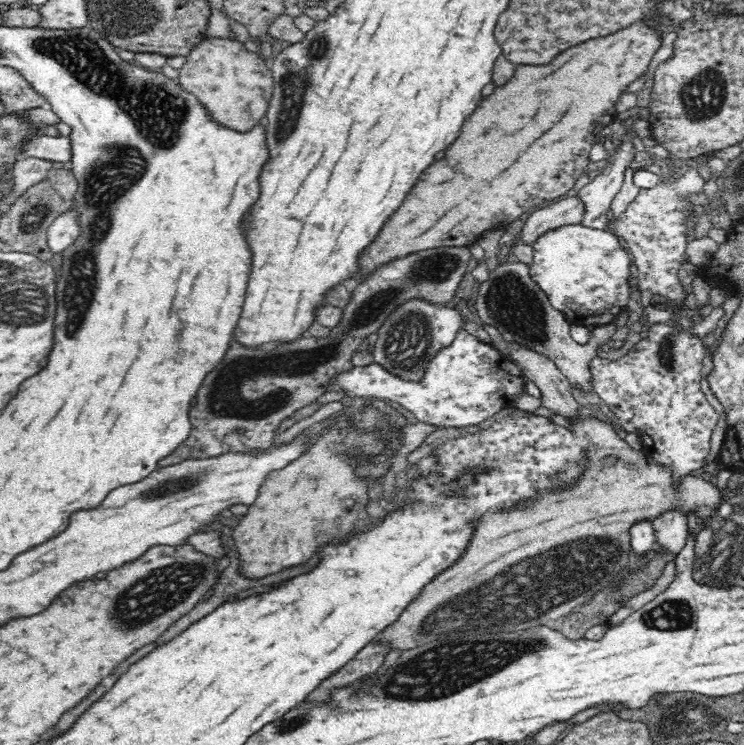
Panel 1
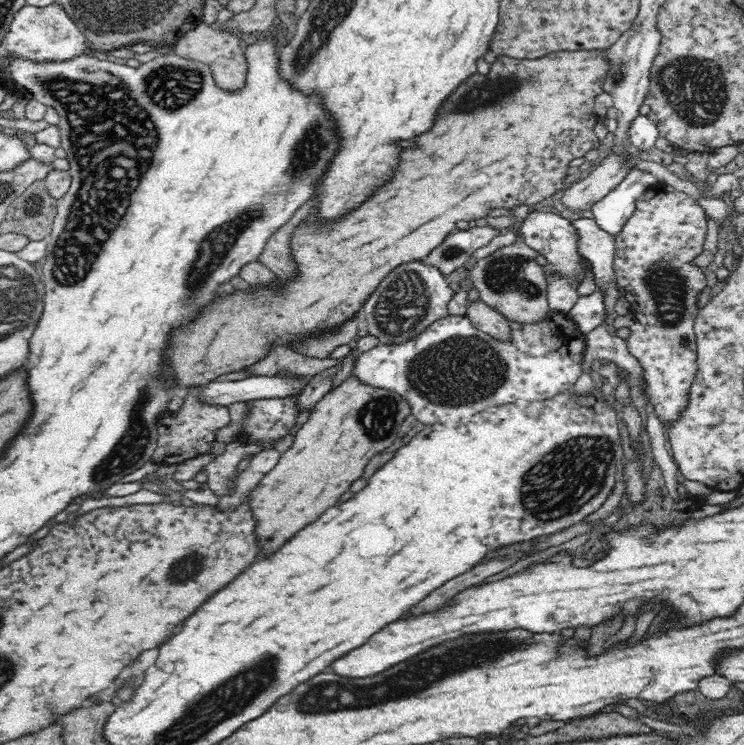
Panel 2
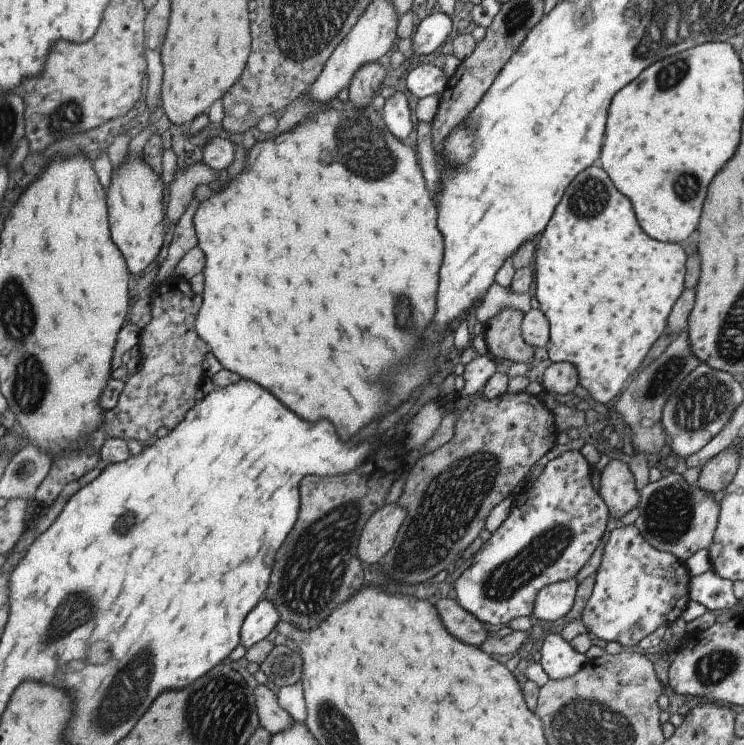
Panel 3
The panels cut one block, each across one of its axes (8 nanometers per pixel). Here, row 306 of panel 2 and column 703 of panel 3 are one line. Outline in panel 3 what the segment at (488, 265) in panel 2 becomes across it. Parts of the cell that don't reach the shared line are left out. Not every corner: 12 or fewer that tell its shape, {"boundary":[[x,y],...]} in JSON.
{"boundary":[[679,474],[648,483],[634,524],[656,550],[685,561],[710,546],[711,493]]}

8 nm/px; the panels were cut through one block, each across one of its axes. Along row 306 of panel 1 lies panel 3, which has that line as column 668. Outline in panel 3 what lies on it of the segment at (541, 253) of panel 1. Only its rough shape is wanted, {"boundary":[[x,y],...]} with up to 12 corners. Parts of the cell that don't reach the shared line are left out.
{"boundary":[[635,524],[611,526],[582,622],[636,646],[671,626],[691,576]]}

